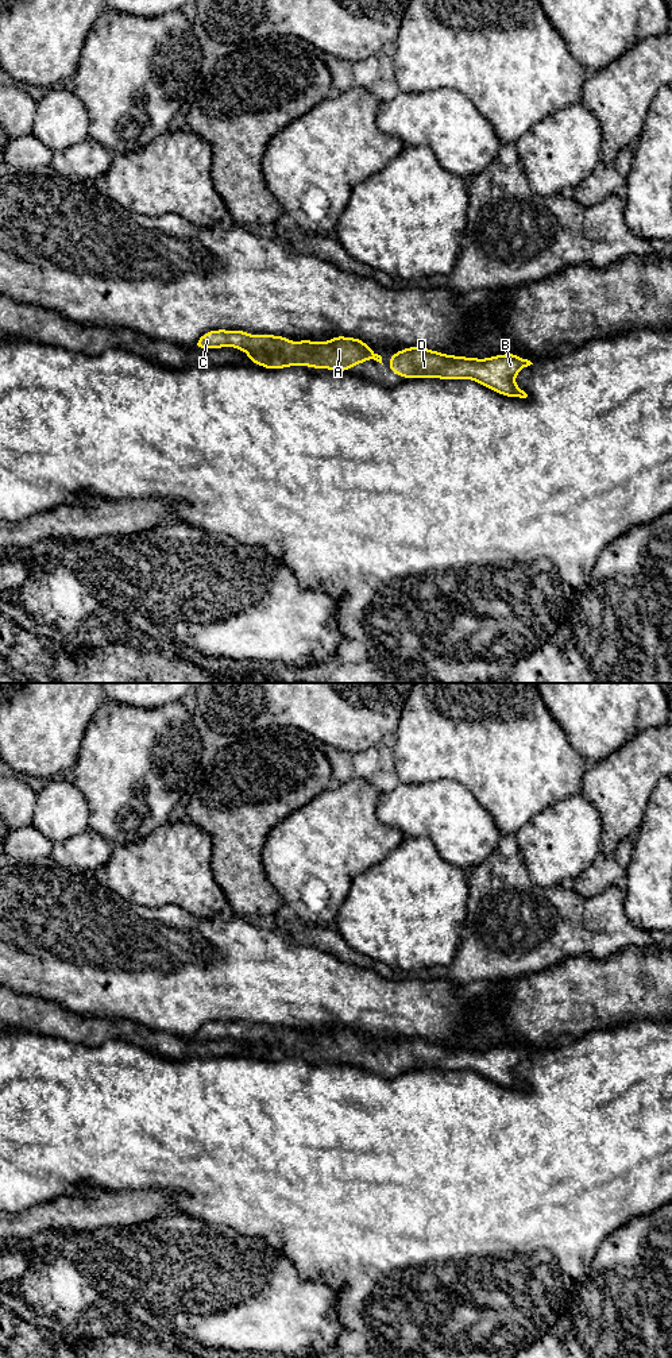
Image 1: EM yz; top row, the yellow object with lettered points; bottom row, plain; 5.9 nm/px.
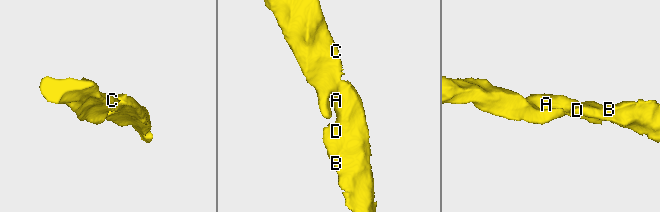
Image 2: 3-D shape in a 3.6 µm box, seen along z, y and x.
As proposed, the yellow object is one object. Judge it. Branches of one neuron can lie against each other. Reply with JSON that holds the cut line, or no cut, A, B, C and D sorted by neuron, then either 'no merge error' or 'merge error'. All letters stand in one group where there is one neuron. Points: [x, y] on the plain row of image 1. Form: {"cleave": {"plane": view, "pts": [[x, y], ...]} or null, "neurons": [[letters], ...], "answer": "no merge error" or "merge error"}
{"cleave": null, "neurons": [["A", "B", "C", "D"]], "answer": "no merge error"}

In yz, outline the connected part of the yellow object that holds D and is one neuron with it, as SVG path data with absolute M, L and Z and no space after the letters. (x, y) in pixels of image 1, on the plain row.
M422 1037L397 1042L389 1050L389 1060L403 1069L472 1070L505 1088L526 1089L514 1068L533 1056L514 1043L486 1050L447 1046Z

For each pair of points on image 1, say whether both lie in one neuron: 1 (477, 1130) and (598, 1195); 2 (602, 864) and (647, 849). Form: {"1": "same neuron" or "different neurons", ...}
{"1": "same neuron", "2": "different neurons"}

